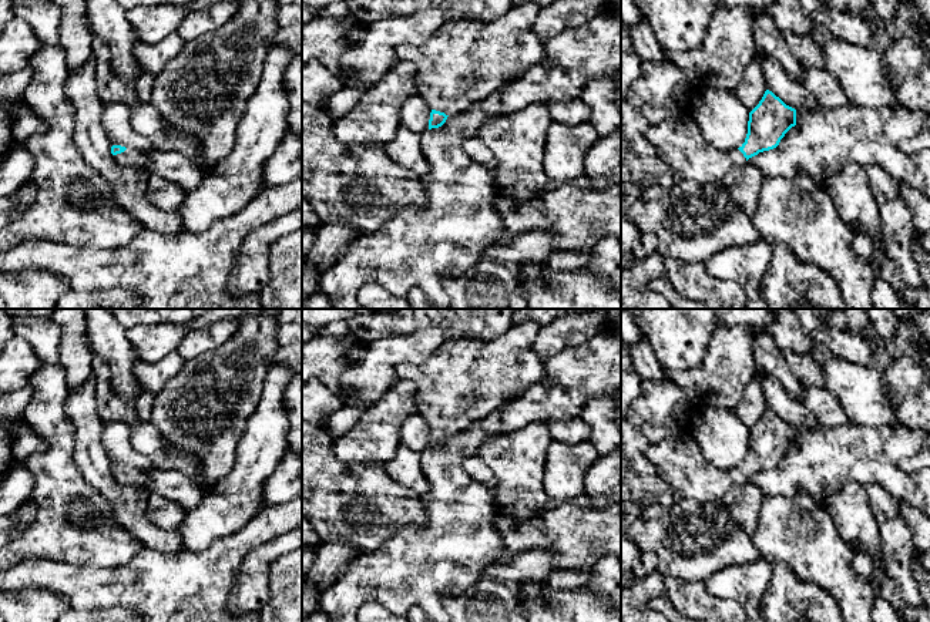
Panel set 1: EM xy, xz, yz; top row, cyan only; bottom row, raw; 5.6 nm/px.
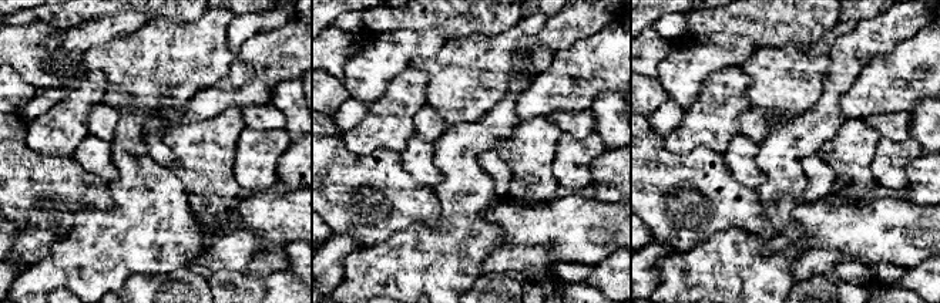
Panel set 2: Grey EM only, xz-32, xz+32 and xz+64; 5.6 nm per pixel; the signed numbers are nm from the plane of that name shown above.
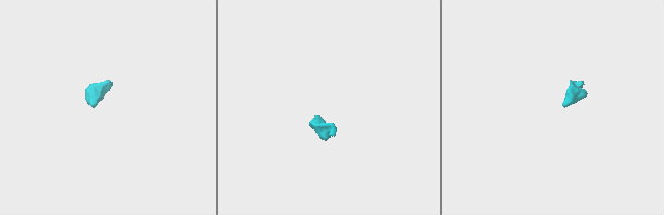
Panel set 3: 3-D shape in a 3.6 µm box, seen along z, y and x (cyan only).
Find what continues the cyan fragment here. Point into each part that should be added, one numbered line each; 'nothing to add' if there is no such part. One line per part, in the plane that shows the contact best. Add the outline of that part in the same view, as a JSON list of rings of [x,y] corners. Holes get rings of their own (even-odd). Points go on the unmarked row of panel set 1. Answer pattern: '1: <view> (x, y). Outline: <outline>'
1: xz (462, 382). Outline: [[[533,320],[514,323],[506,333],[481,340],[473,336],[444,342],[420,364],[402,363],[396,369],[400,380],[412,380],[417,387],[417,413],[430,428],[456,434],[469,430],[508,400],[513,400],[538,383],[544,376],[544,363],[533,350],[541,326]]]

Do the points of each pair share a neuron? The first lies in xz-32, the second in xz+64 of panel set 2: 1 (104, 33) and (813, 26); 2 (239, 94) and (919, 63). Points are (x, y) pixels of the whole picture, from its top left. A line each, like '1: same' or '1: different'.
1: different
2: same

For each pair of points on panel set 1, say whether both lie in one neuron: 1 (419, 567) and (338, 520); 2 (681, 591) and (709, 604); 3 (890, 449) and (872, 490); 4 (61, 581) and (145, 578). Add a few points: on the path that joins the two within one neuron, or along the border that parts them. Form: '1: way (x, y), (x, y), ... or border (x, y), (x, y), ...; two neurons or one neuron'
1: border (409, 525), (398, 525), (378, 547), (361, 555); two neurons
2: way (688, 598), (702, 604); one neuron
3: border (863, 486), (879, 484), (899, 501); two neurons
4: way (83, 587), (124, 587); one neuron

